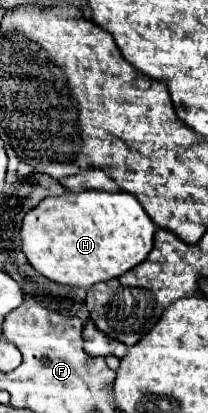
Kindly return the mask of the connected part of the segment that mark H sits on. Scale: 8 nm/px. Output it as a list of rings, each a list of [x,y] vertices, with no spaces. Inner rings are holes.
[[[86,189],[84,193],[62,193],[58,197],[42,199],[36,207],[32,207],[22,221],[20,237],[22,249],[28,257],[28,263],[50,281],[84,287],[90,289],[100,281],[110,281],[120,277],[122,273],[134,269],[142,263],[152,251],[152,237],[156,225],[144,211],[144,207],[136,201],[136,197],[118,191],[118,193],[96,193],[96,189]]]

